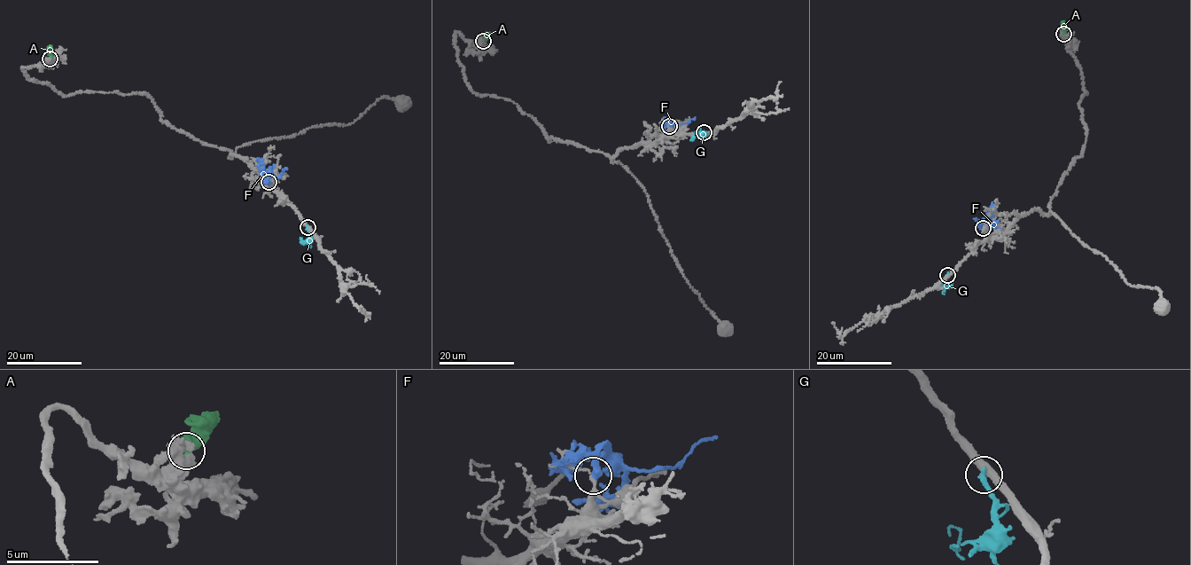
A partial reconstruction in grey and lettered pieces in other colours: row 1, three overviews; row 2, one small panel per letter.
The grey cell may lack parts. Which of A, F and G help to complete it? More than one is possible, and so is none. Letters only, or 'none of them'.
A

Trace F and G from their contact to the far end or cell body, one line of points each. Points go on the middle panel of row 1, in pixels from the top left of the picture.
F: (669, 125), (670, 121), (681, 125), (694, 117)
G: (704, 132), (695, 133), (693, 140), (689, 140)

